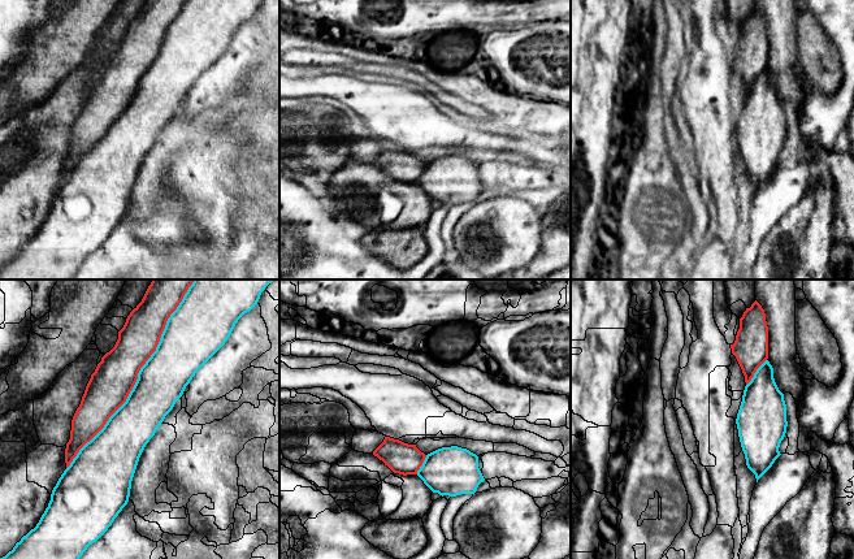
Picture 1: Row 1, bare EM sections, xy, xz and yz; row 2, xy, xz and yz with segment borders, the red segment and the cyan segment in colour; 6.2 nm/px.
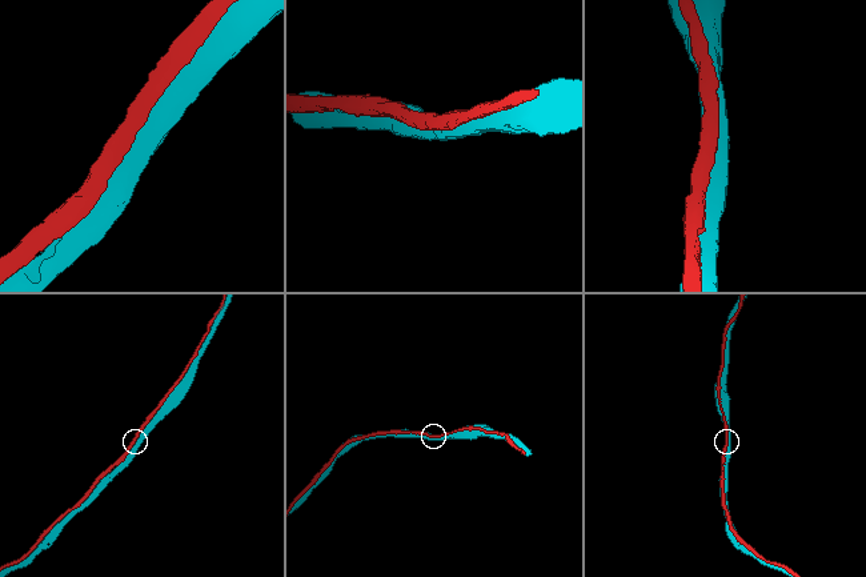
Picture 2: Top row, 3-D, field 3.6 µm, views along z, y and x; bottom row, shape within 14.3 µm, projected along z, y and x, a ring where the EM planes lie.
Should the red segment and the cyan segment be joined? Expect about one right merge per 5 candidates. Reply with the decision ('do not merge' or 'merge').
do not merge

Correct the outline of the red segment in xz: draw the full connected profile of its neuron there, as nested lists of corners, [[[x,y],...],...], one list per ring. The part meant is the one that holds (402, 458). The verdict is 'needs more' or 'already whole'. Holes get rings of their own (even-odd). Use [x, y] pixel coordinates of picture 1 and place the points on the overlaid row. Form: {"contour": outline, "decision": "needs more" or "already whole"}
{"contour": [[[385,437],[383,442],[373,451],[373,455],[382,460],[394,473],[403,476],[417,474],[426,458],[416,445],[408,445],[390,437]]], "decision": "already whole"}

